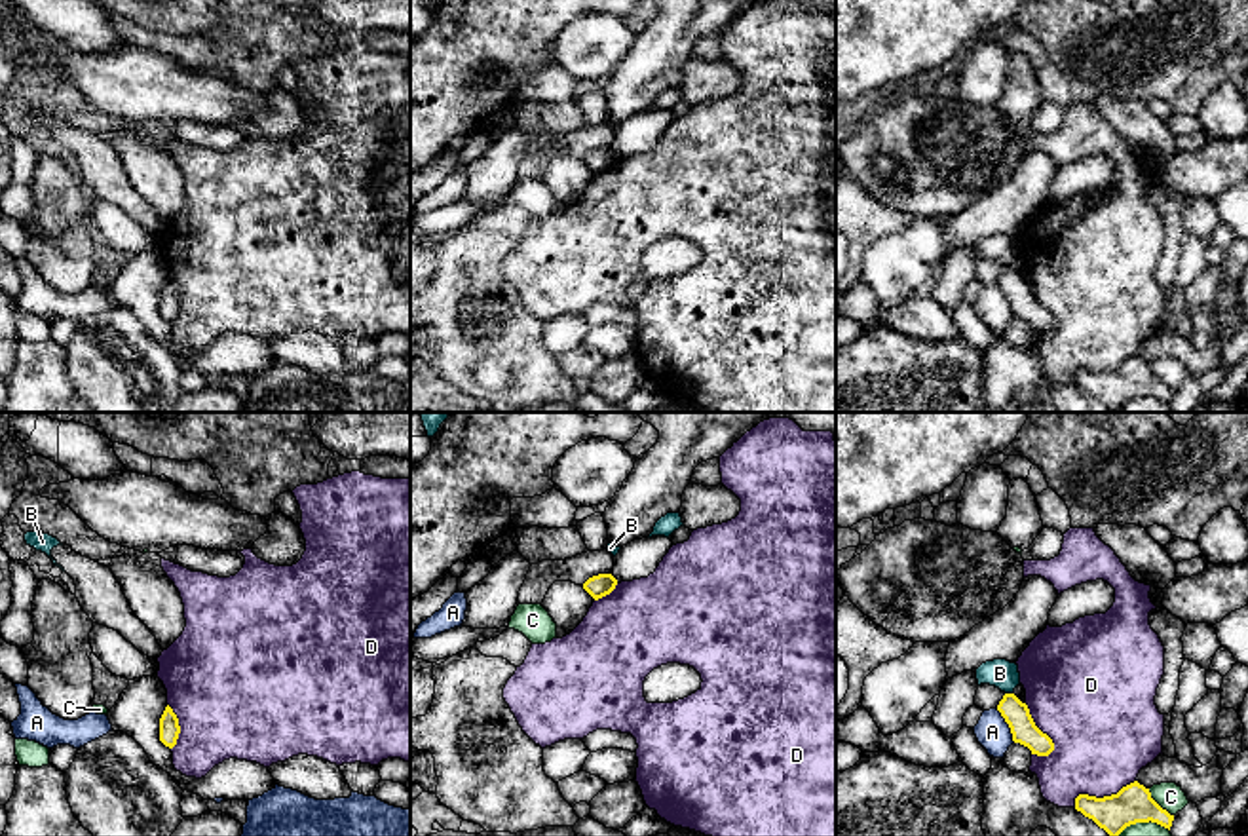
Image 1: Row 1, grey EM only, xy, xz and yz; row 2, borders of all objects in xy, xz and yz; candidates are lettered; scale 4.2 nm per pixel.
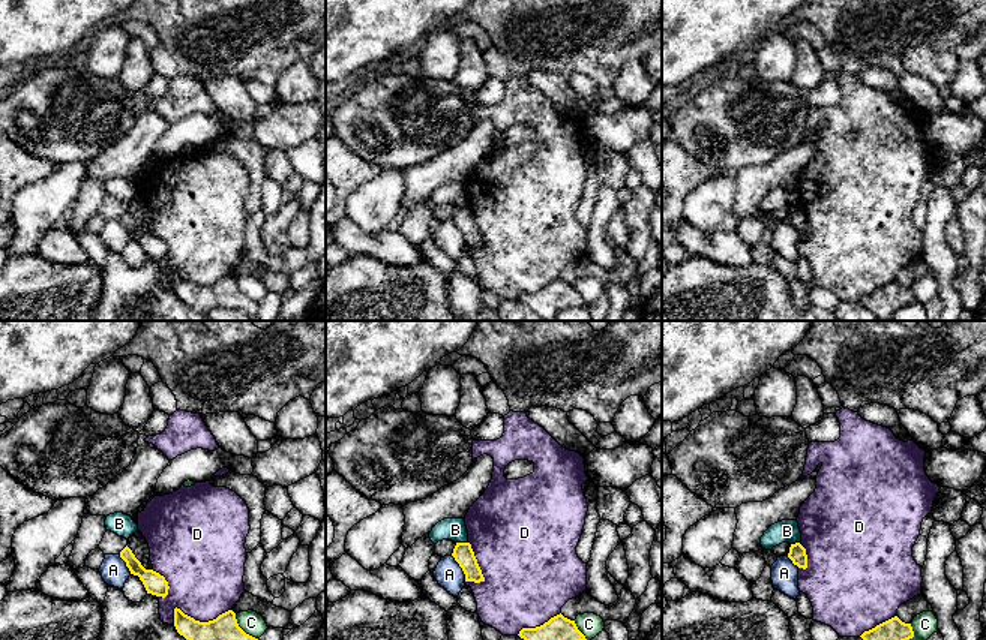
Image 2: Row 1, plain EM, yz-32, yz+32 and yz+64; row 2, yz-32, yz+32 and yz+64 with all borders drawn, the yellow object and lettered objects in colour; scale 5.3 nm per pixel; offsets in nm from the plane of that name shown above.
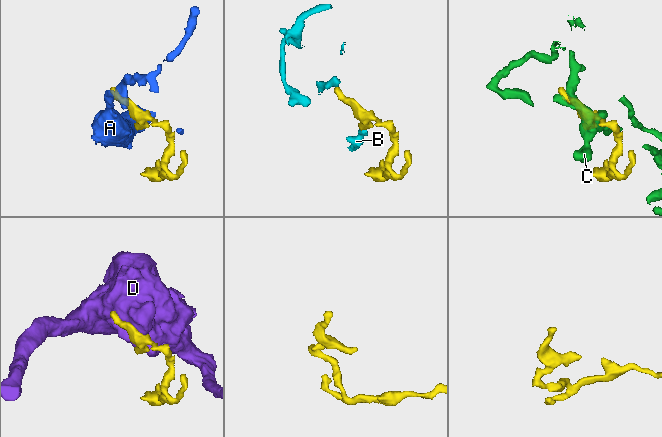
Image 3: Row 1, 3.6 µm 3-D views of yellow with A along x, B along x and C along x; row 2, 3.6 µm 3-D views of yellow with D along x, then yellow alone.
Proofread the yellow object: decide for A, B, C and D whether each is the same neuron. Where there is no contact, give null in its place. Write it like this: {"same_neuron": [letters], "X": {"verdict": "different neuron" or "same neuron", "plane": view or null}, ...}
{"same_neuron": [], "A": {"verdict": "different neuron", "plane": "yz"}, "B": {"verdict": "different neuron", "plane": "yz"}, "C": {"verdict": "different neuron", "plane": "yz"}, "D": {"verdict": "different neuron", "plane": "yz"}}

